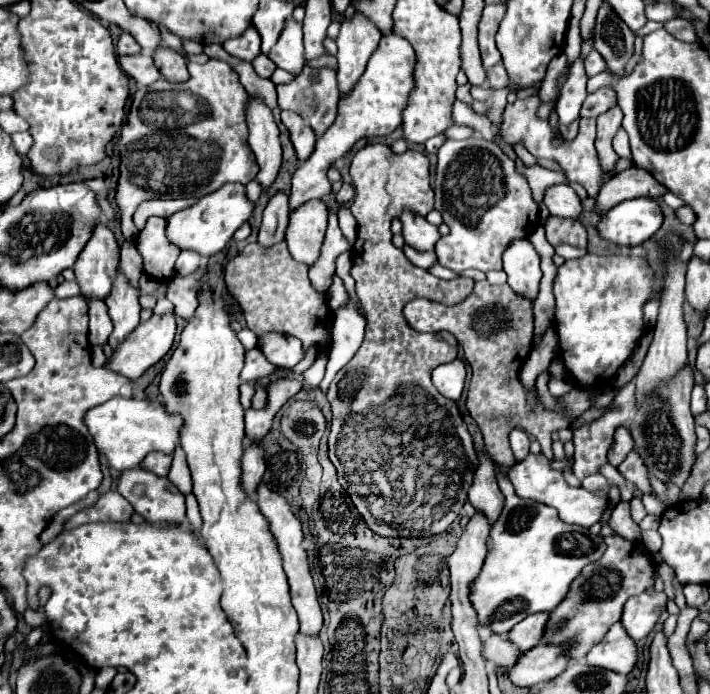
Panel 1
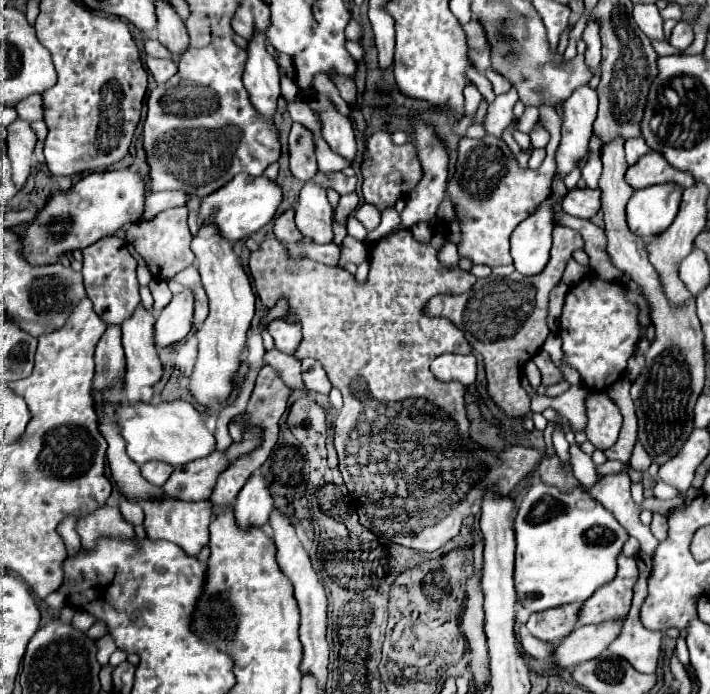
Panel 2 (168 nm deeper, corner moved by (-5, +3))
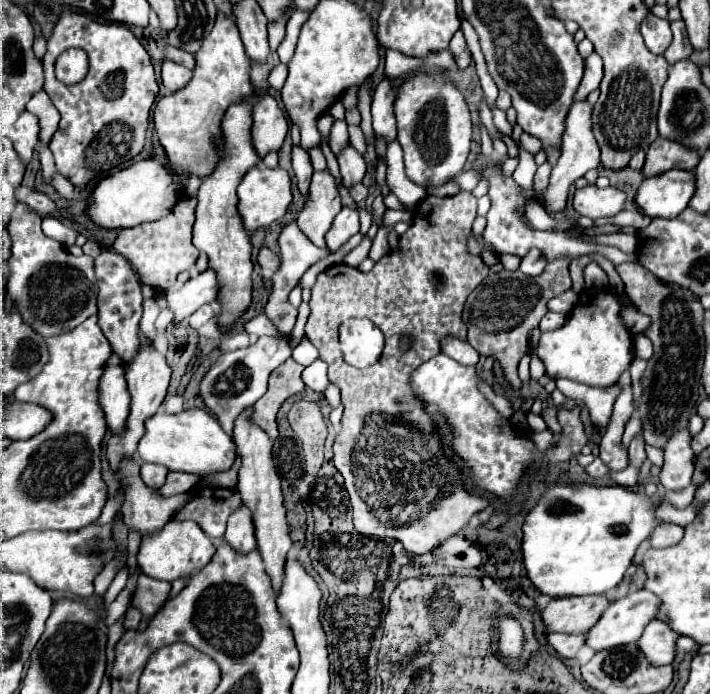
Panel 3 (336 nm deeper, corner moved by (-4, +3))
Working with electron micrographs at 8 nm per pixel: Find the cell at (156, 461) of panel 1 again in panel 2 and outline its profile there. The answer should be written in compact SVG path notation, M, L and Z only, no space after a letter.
M149 461L149 463L141 465L141 475L151 485L157 485L157 487L161 487L169 479L171 471L173 471L173 467L167 465L167 463L161 463L161 461Z

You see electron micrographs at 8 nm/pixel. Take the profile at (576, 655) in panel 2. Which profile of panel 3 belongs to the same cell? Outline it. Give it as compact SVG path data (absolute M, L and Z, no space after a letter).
M642 589L642 591L630 591L624 599L614 601L598 619L598 623L586 633L586 645L594 651L604 651L610 647L618 647L618 645L626 645L626 643L634 643L640 639L642 635L642 627L646 627L648 621L652 621L656 617L658 611L658 597L652 595L650 591Z

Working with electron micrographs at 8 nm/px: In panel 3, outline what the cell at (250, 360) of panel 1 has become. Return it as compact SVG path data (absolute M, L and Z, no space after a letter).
M316 359L312 365L308 365L302 371L302 381L308 389L322 393L328 385L328 377L326 377L326 363L322 363L320 359Z

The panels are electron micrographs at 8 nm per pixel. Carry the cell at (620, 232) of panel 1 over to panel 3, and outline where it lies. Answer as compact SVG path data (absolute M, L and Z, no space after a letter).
M666 171L658 177L644 179L636 193L636 209L650 219L674 219L694 195L692 171Z

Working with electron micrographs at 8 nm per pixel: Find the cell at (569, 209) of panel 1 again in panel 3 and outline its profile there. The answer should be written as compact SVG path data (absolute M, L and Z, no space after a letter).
M586 185L584 189L578 189L574 195L574 211L590 219L610 217L622 209L624 199L624 191L616 187L600 189L596 185Z

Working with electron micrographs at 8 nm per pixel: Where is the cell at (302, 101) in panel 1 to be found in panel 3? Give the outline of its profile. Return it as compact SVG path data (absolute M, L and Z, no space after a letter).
M346 145L338 153L338 163L340 163L340 173L342 173L346 187L350 187L356 181L362 181L362 177L366 173L366 161L352 145Z

